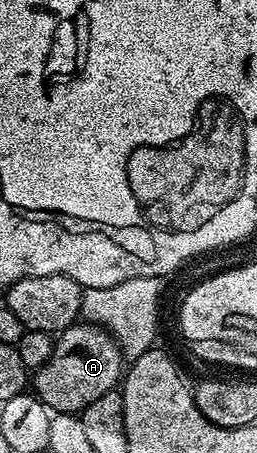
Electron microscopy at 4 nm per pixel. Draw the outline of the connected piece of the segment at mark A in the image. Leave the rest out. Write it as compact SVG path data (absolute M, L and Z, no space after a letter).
M76 321L58 332L51 356L33 375L33 393L55 413L81 413L97 397L116 390L125 371L125 356L118 343L98 325Z

